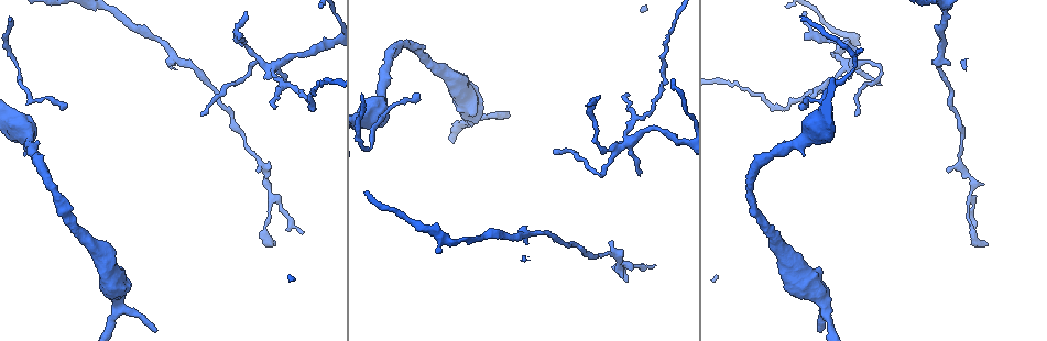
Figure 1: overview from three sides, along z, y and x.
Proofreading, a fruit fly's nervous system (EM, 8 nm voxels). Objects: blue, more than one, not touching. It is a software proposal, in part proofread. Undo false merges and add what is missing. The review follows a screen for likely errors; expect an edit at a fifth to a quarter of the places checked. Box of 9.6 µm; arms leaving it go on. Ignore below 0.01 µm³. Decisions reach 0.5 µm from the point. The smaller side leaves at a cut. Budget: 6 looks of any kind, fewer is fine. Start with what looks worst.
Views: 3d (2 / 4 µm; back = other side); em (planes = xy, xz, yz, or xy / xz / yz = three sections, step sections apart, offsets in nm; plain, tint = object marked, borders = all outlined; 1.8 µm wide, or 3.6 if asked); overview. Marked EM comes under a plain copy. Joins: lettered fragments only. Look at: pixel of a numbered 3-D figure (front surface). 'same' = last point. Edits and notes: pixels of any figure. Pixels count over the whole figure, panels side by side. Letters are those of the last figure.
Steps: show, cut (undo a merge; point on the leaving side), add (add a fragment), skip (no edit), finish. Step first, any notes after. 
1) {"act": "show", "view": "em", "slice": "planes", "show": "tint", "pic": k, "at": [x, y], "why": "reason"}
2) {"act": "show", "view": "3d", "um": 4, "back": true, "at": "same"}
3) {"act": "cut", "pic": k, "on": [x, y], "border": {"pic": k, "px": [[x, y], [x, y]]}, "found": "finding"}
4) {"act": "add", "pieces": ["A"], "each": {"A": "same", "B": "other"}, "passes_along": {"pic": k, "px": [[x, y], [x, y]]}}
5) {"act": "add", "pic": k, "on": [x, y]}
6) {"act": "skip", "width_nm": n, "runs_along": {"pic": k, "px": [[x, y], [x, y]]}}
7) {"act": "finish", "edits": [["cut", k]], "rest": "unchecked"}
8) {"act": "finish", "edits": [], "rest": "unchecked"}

{"act": "show", "view": "em", "slice": "xy", "step": 4, "show": "borders", "pic": 1, "at": [630, 142], "why": "four or more arms meet"}

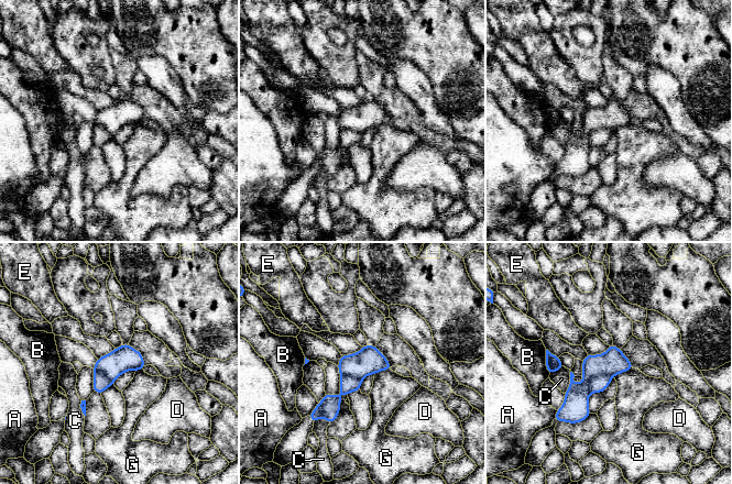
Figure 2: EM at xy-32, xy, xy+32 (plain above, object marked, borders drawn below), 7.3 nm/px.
{"act": "cut", "pic": 2, "on": [599, 384], "each": {"A": "other", "B": "other", "C": "other", "D": "other", "E": "other", "G": "other"}, "found": "a second neuron is stuck on"}

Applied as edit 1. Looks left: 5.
{"act": "show", "view": "em", "um": 3.6, "slice": "xz", "step": 16, "show": "tint", "pic": 1, "at": [25, 132], "why": "thick turns thin"}

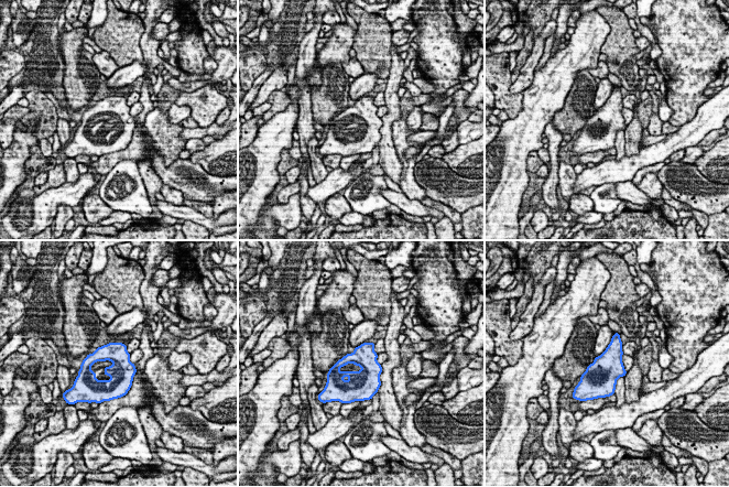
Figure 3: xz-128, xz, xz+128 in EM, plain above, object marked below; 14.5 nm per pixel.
{"act": "show", "view": "em", "um": 3.6, "slice": "yz", "step": 16, "show": "borders", "at": "same", "why": "cut it another way"}

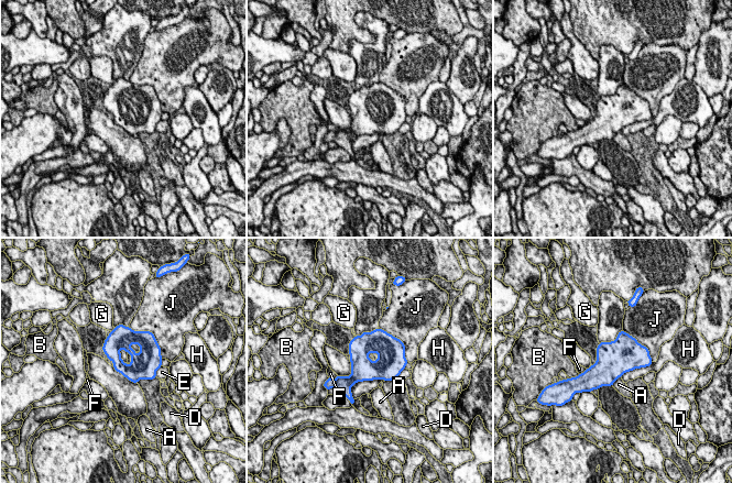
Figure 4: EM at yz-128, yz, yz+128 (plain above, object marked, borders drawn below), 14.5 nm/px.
{"act": "skip", "width_nm": 180, "each": {"A": "other", "B": "other", "D": "other", "E": "other", "F": "other", "G": "other", "H": "other", "J": "other"}, "found": "one neuron here"}

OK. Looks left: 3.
{"act": "show", "view": "3d", "um": 2, "pic": 1, "at": [302, 232], "why": "branch stops here"}

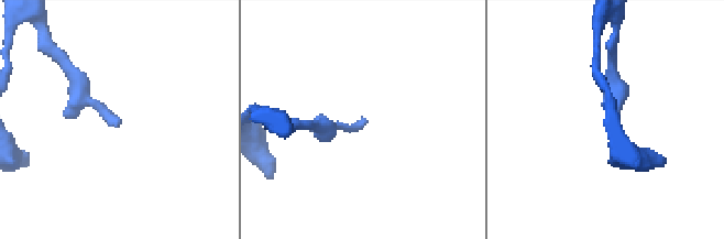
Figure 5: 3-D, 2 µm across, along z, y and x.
{"act": "show", "view": "em", "slice": "planes", "show": "borders", "pic": 5, "at": [120, 123], "why": "now the EM"}

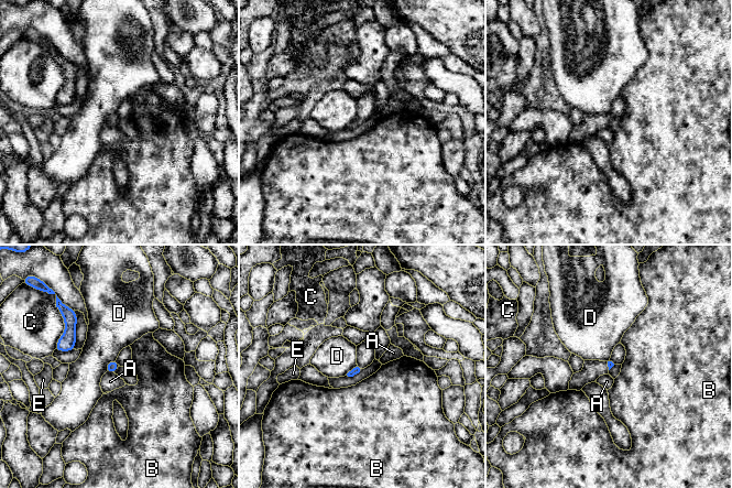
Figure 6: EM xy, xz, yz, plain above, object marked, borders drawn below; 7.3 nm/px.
{"act": "skip", "each": {"A": "other", "B": "other", "C": "other", "D": "other", "E": "other"}, "border": {"pic": 6, "px": [[107, 370], [113, 373]]}, "found": "no lettered fragment goes on from it"}

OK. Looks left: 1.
{"act": "finish", "edits": [["cut", 2]], "rest": "unchecked"}

